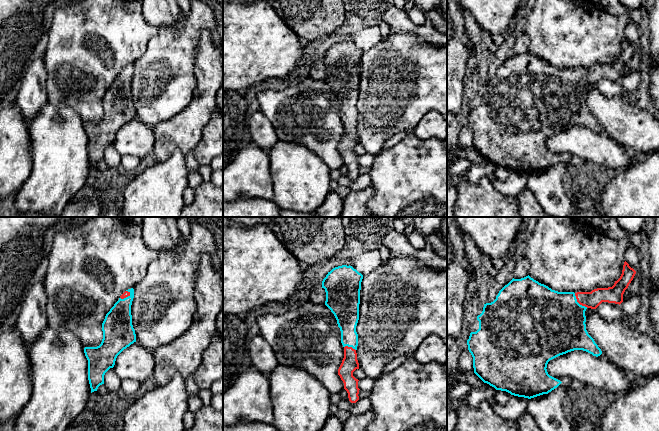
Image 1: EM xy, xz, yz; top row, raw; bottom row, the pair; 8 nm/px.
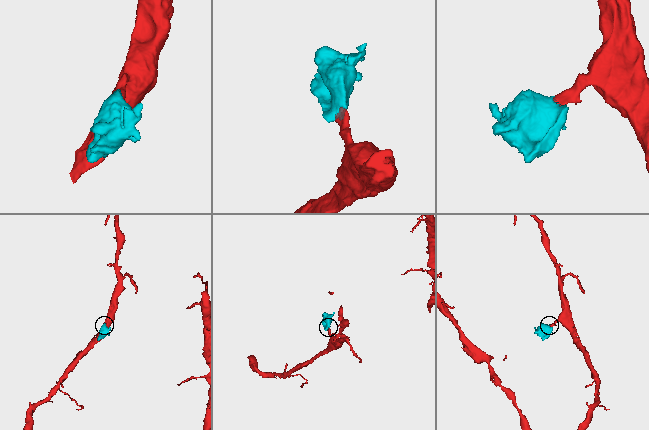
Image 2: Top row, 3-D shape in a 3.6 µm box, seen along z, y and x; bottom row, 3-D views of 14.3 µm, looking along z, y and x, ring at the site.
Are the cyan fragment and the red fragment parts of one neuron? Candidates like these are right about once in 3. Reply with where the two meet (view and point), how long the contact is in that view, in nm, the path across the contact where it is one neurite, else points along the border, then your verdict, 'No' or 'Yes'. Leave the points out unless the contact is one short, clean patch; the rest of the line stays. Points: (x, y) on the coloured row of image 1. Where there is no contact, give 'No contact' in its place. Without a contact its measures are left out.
Touches cyan at yz (577, 302). Shared border 160 nm. Path across: yz (553, 322), (577, 302), (593, 299). Yes

